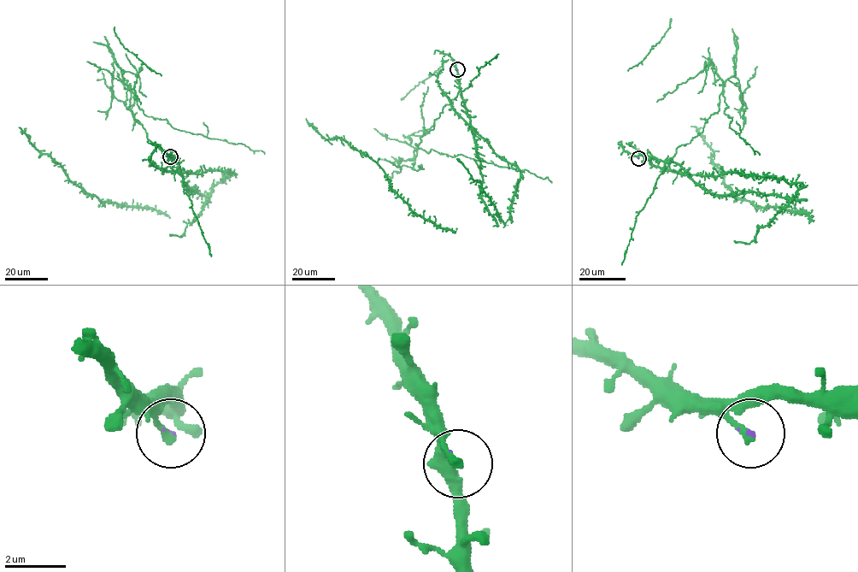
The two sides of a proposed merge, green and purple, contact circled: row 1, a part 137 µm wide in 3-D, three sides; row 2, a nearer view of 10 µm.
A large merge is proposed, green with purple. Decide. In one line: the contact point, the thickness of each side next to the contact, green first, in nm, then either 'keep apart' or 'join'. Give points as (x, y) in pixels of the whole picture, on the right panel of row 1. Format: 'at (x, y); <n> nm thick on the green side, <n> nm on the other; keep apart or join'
at (638, 158); 240 nm thick on the green side, 70 nm on the other; keep apart

